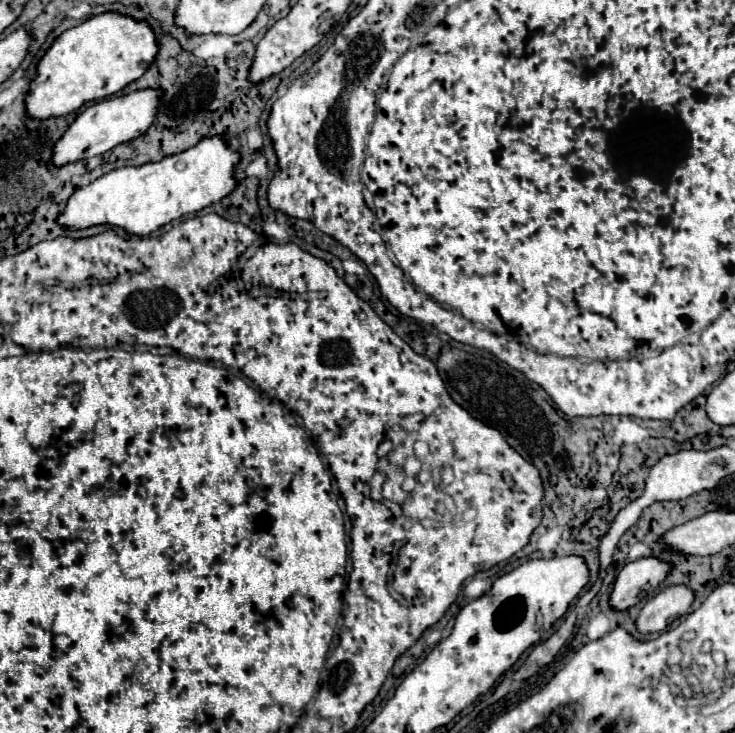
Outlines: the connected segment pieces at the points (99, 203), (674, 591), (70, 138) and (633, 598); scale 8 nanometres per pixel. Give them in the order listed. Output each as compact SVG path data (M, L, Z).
M212 135L200 139L196 147L190 147L180 155L168 155L168 159L140 167L120 167L102 175L70 197L58 223L70 229L110 223L132 235L150 235L170 221L196 213L230 195L238 187L234 175L238 163L240 153L228 143L228 139L224 139L224 135Z
M670 585L650 597L636 619L636 627L642 633L664 631L676 619L688 615L694 601L694 591L686 585Z
M150 87L144 91L132 91L128 95L96 101L76 117L76 121L68 127L64 137L56 143L54 159L52 159L54 165L64 165L70 161L102 155L120 143L144 135L144 131L148 131L148 127L156 121L158 109L160 109L160 91L152 91Z
M642 557L638 561L632 561L624 565L624 569L618 573L610 605L614 609L628 609L654 593L662 581L670 575L672 565L668 561L662 561L658 557Z

